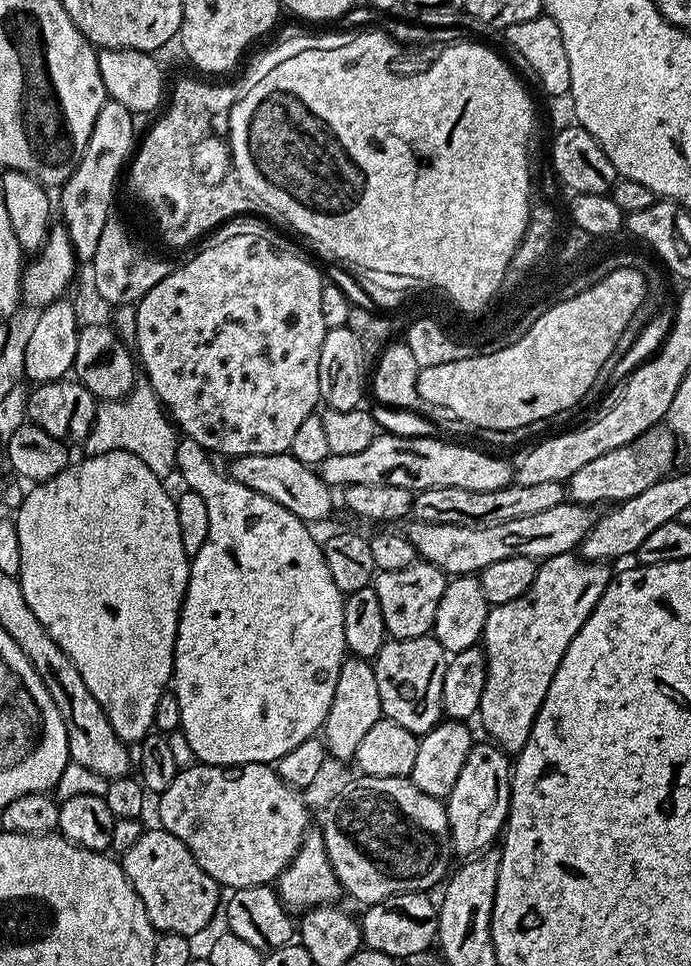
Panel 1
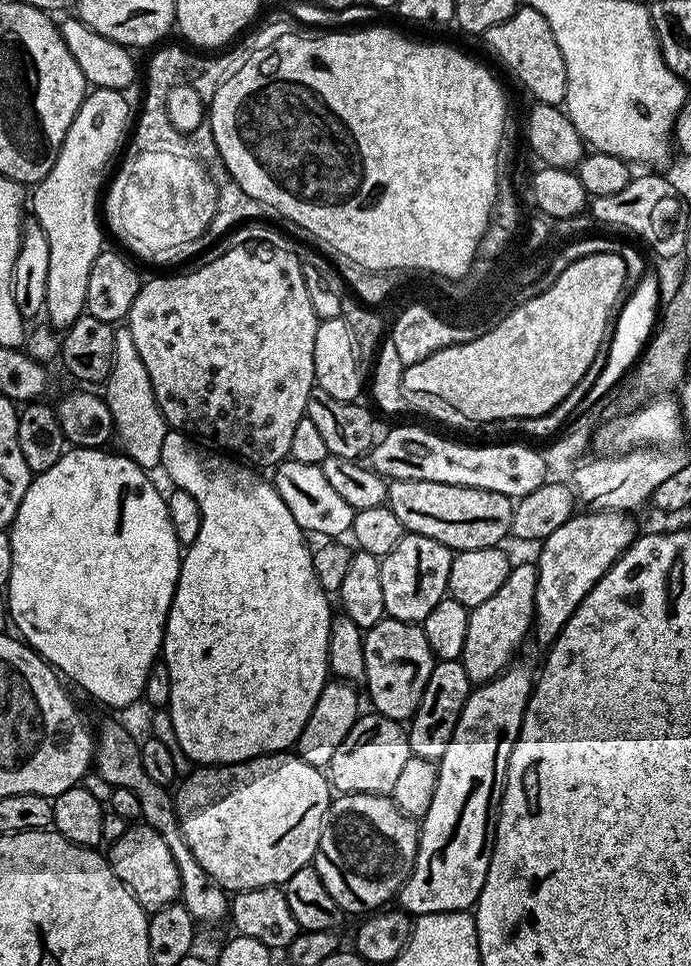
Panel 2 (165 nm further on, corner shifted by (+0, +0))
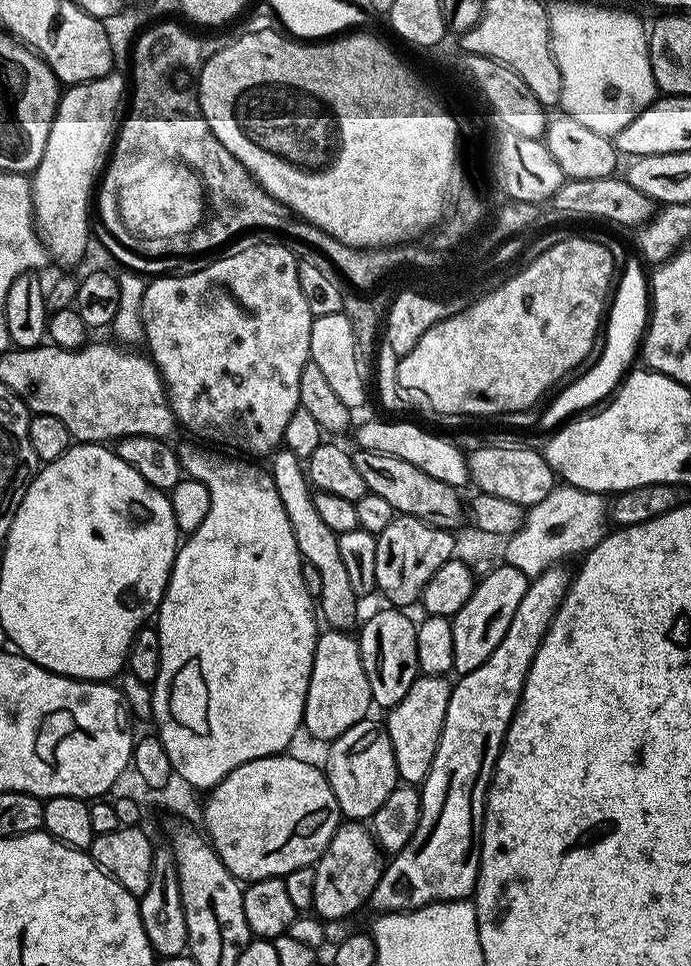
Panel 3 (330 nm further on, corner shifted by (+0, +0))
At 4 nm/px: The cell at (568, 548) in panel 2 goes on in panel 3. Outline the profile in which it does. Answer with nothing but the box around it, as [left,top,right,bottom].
[370,564,572,913]

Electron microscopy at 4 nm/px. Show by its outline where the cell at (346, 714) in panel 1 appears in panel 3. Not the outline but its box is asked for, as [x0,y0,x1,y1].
[270,448,358,630]

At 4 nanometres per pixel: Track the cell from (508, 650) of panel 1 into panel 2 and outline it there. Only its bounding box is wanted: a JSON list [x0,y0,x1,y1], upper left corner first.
[460,563,536,685]

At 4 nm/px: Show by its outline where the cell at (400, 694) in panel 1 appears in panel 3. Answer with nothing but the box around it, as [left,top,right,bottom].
[358,606,421,709]

